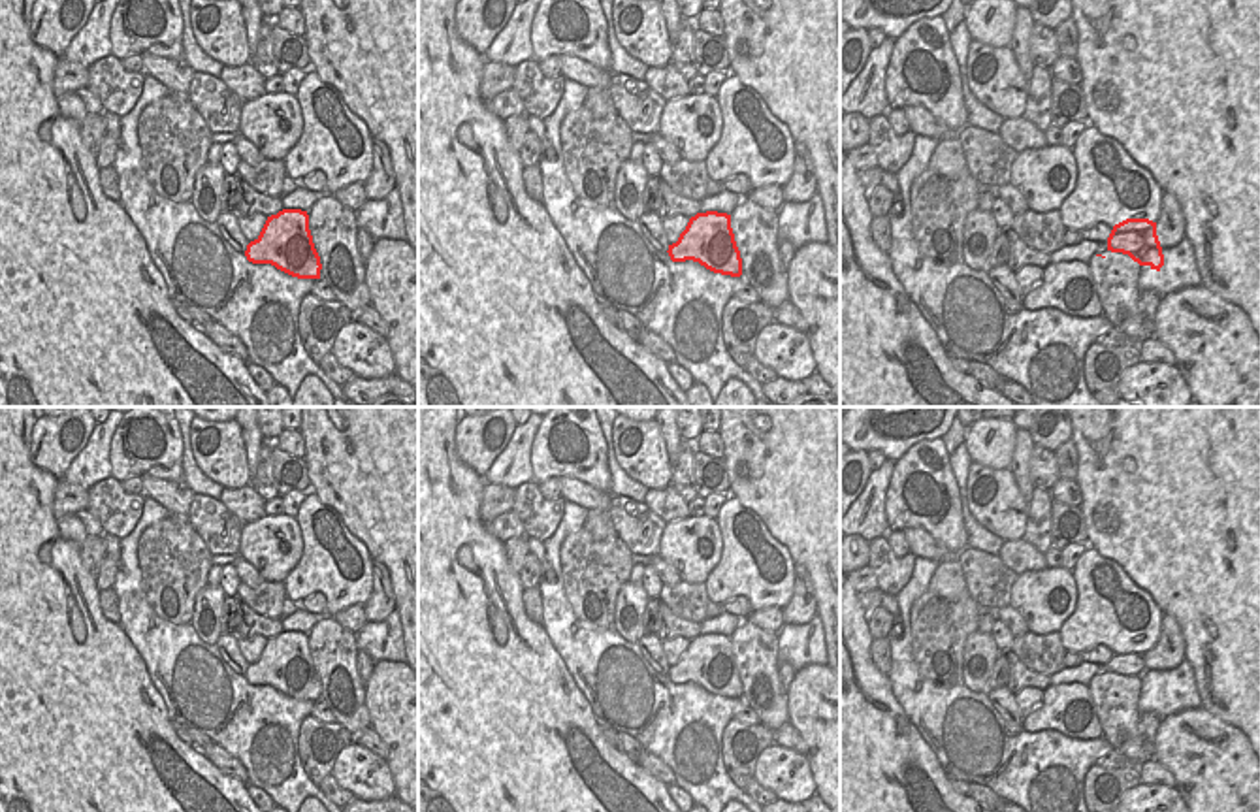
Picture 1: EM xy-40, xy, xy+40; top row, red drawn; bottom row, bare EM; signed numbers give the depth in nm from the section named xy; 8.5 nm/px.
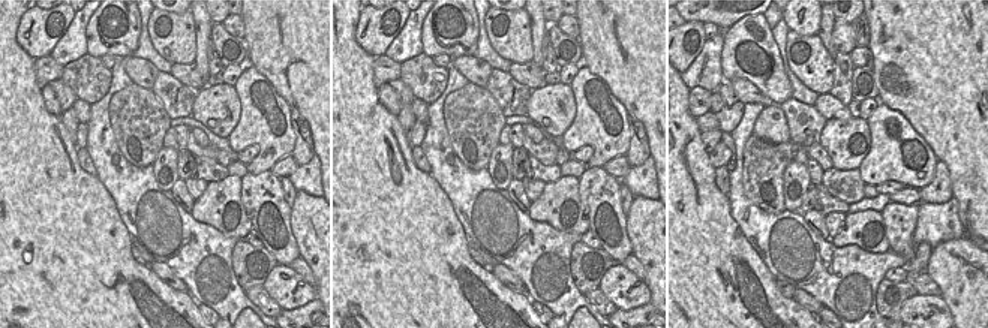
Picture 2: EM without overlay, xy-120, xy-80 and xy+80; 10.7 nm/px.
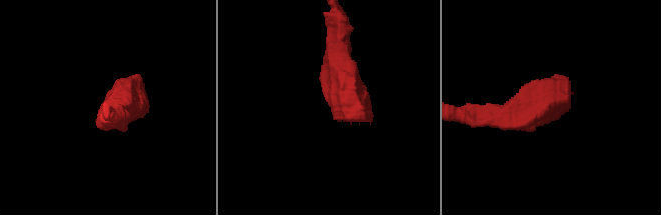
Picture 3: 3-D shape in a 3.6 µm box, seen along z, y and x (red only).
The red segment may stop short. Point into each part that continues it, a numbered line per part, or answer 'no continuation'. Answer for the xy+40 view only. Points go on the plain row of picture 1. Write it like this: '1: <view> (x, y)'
1: xy+40 (1091, 696)

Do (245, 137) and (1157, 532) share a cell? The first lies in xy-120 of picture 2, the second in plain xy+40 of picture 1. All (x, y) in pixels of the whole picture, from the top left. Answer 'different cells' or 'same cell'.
same cell

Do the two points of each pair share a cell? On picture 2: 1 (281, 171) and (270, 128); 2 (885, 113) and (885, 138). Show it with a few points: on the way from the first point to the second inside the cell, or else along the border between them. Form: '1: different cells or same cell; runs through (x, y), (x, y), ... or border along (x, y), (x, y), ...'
1: different cells; border along (291, 155), (282, 156), (270, 169)
2: same cell; runs through (882, 119), (882, 132)

